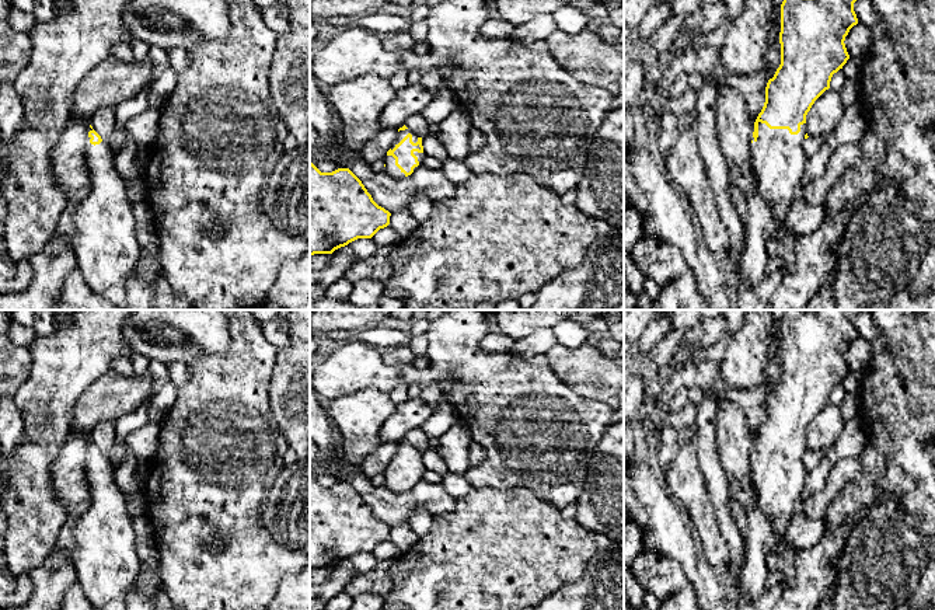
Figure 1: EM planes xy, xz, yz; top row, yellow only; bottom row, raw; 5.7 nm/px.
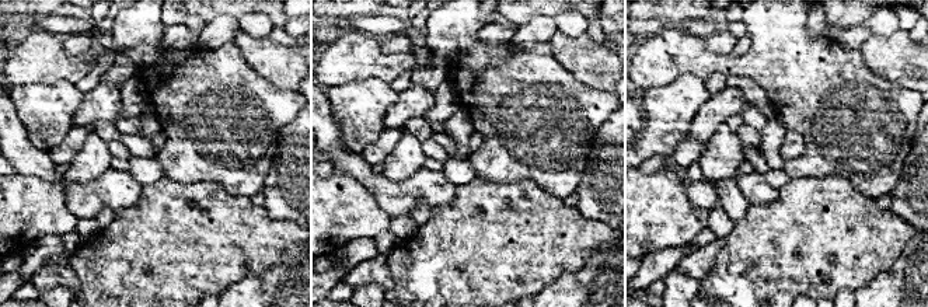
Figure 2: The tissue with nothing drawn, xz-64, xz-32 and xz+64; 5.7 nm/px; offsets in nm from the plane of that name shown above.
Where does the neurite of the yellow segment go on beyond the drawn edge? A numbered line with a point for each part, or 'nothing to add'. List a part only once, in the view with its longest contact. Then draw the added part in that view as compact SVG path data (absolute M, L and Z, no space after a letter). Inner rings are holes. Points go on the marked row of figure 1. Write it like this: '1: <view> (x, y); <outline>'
1: yz (778, 160); M758 122L758 137L751 137L750 146L751 168L756 174L756 189L746 194L747 210L743 224L742 254L739 257L739 278L749 286L758 285L767 276L767 264L771 258L770 241L775 230L785 220L791 202L798 198L805 174L807 157L803 147L806 143L806 125L800 125L798 135L791 135L788 129L770 129Z

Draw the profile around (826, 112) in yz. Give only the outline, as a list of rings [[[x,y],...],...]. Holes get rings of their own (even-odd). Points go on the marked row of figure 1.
[[[828,88],[812,105],[806,115],[806,133],[809,137],[828,139],[844,115],[840,93]]]

